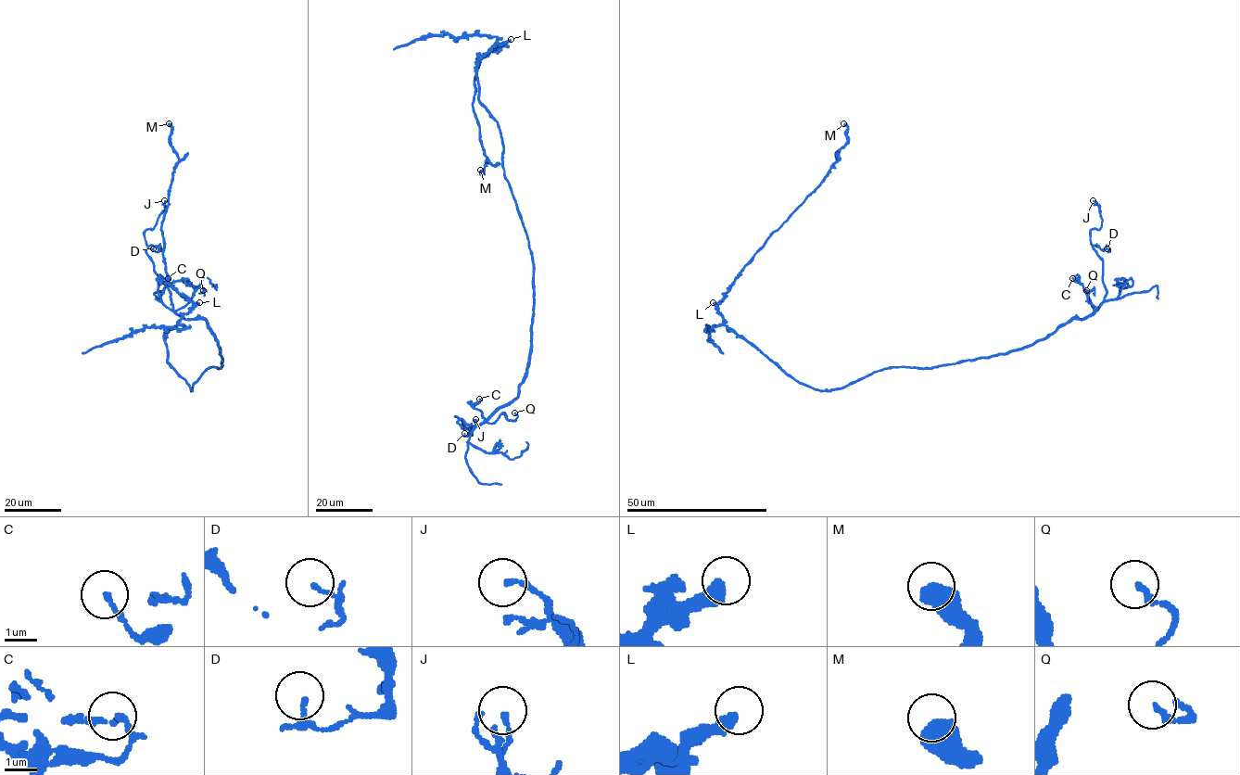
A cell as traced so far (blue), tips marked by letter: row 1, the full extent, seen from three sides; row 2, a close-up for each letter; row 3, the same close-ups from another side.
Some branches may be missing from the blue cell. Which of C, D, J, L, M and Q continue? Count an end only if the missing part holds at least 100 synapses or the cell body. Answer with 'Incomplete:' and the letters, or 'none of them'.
Incomplete: none of them

